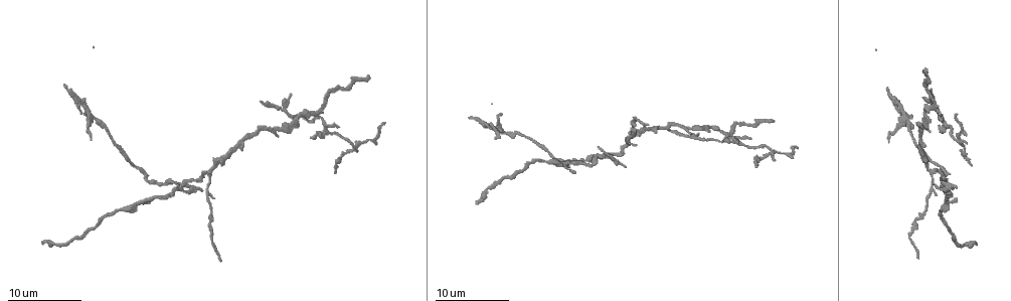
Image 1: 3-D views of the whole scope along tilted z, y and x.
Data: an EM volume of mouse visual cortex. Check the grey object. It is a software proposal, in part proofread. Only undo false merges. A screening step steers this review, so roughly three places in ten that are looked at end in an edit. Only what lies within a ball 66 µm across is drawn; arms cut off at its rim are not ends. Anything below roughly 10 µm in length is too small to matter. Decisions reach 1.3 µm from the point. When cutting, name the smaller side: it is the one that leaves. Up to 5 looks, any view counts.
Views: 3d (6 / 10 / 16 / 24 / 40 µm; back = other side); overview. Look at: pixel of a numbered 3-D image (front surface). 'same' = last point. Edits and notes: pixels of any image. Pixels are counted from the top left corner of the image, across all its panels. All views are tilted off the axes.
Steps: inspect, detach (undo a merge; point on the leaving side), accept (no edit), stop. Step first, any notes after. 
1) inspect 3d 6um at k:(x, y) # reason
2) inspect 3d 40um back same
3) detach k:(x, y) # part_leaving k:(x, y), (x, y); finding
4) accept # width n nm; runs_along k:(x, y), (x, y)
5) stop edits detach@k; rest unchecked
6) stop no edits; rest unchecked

inspect 3d 6um at 1:(729, 134) # four or more arms meet

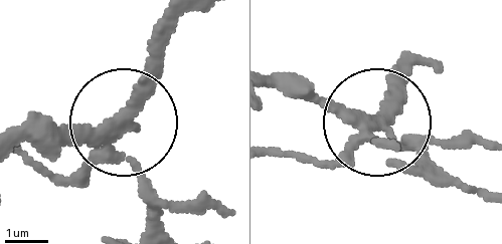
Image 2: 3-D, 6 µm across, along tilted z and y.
detach 2:(150, 196) # part_leaving 2:(114, 153), (161, 226); two neurons meet here

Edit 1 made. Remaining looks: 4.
inspect overview

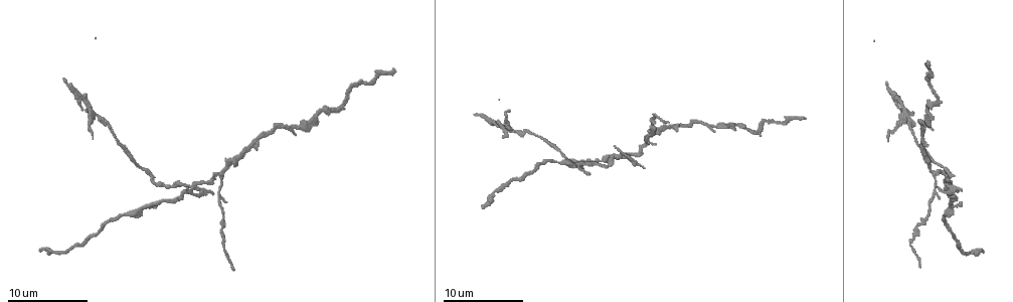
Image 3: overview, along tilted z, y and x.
inspect 3d 6um at 3:(296, 127) # two arms in line, one across

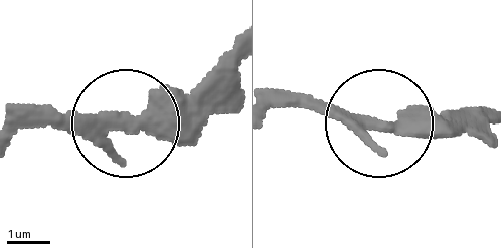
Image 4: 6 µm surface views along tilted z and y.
inspect 3d 6um back at 4:(379, 124)

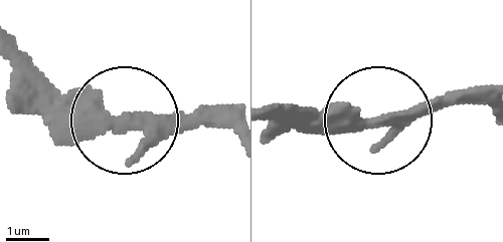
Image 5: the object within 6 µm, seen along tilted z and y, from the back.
accept # arms 3; continuous, no second neuron

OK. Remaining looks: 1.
inspect 3d 10um at 3:(934, 172)

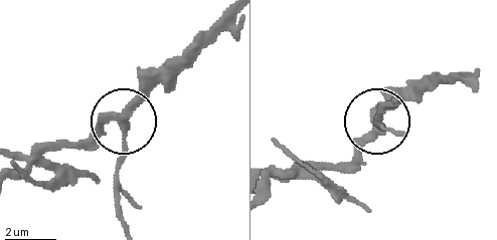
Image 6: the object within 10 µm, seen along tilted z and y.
accept # side_arm 14 um; arms 3; all the same neuron

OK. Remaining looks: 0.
stop edits detach@2; rest unchecked

